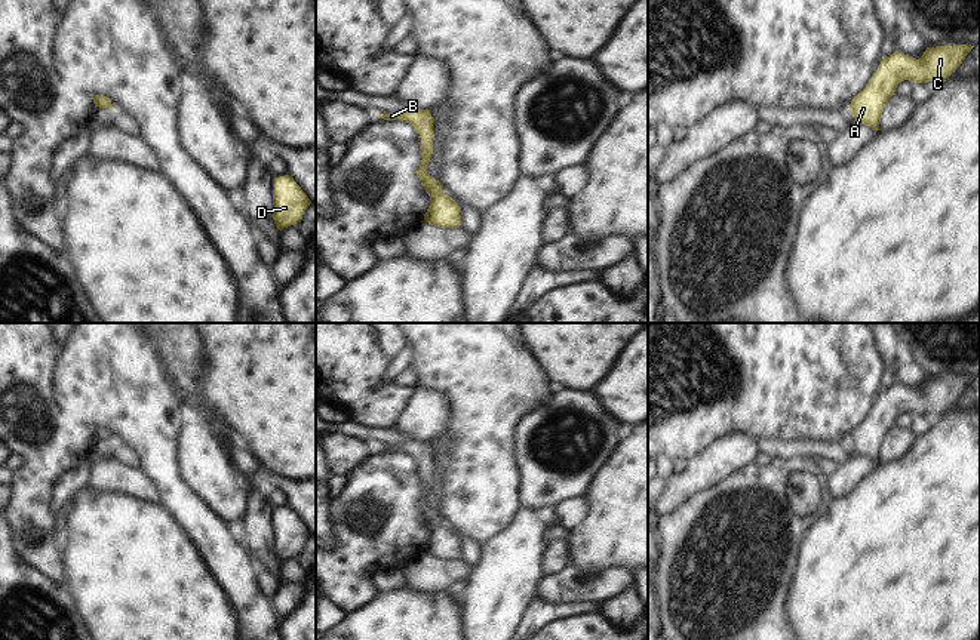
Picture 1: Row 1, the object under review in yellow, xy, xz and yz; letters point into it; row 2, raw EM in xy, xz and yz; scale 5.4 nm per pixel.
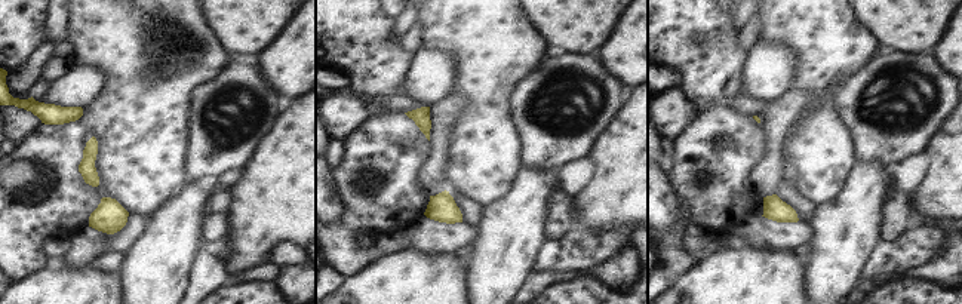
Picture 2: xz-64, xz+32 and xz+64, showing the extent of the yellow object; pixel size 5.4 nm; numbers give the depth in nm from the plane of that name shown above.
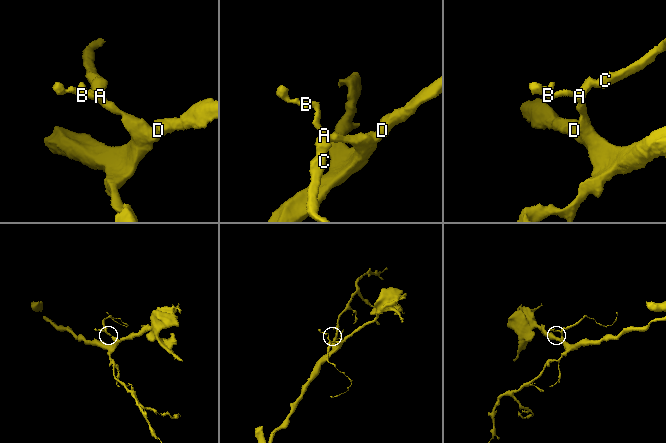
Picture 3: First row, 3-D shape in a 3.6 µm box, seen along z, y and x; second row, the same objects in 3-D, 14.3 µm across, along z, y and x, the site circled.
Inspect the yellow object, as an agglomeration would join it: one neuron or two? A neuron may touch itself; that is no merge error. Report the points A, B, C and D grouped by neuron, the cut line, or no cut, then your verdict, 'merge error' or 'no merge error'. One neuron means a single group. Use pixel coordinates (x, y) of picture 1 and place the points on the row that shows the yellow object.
A B C D; no cut; no merge error

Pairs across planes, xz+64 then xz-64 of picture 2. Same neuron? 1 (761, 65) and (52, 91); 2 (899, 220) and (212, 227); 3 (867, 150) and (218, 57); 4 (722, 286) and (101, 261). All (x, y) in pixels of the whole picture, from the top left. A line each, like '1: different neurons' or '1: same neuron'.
1: same neuron
2: same neuron
3: different neurons
4: different neurons

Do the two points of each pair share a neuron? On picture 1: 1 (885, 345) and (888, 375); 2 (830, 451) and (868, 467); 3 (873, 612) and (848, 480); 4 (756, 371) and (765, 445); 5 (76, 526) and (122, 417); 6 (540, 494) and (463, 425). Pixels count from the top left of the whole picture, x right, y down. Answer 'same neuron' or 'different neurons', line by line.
1: same neuron
2: different neurons
3: different neurons
4: different neurons
5: different neurons
6: different neurons

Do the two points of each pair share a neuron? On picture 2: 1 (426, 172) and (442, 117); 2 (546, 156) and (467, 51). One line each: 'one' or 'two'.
1: one
2: two

